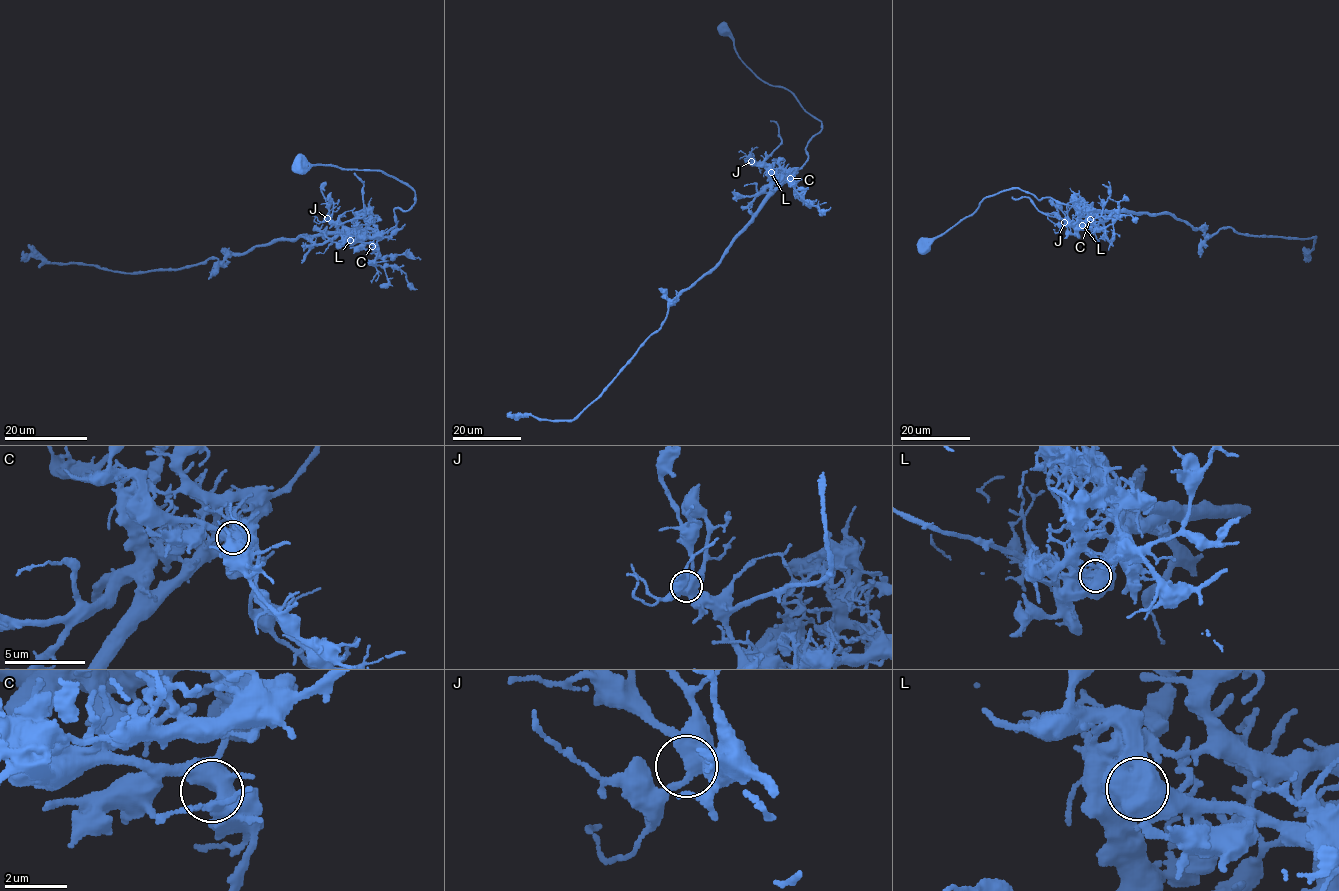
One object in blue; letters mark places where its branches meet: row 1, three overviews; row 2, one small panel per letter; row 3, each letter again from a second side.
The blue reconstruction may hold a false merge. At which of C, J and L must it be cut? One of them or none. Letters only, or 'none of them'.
L

